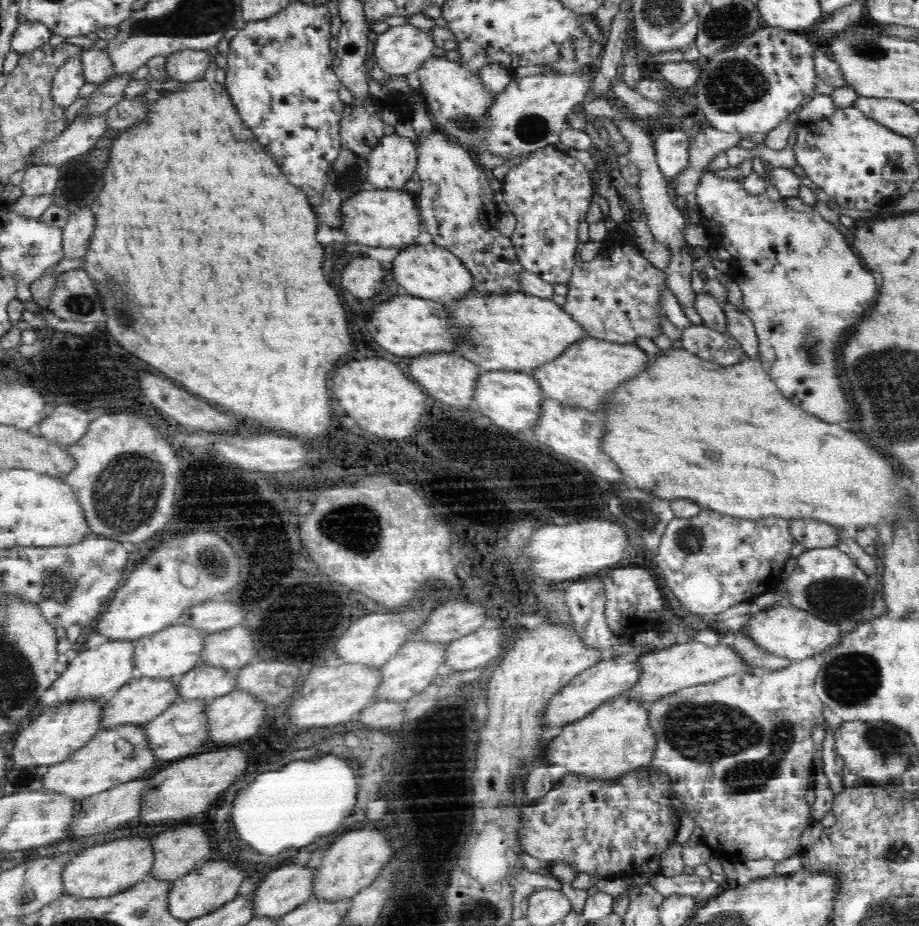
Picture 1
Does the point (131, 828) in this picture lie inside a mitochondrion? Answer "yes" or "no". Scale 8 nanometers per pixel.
no

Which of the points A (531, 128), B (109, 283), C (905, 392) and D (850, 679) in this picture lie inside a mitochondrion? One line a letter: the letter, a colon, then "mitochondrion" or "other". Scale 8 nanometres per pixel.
A: mitochondrion
B: mitochondrion
C: mitochondrion
D: mitochondrion

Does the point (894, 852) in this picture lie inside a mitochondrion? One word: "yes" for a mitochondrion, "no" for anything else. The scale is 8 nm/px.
yes

